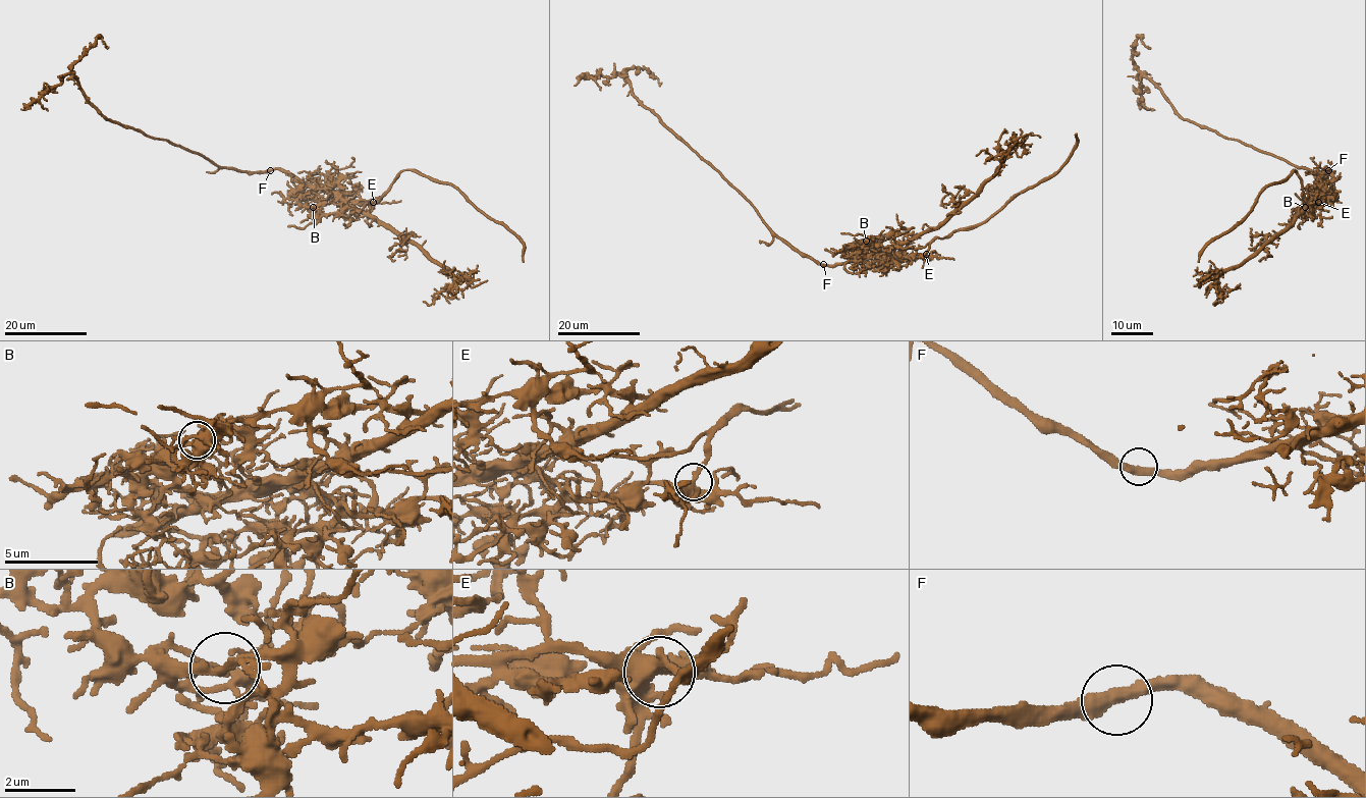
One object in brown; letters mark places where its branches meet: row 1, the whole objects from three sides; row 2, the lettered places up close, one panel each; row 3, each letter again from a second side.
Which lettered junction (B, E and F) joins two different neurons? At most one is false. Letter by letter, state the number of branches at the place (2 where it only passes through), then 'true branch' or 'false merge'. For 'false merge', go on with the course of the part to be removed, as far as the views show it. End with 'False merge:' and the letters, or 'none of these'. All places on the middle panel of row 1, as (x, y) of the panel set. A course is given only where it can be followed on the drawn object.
B: branches 2; false merge; course (866, 242), (886, 233), (902, 249), (923, 248), (955, 229), (973, 228), (1054, 174), (1076, 143), (1076, 134)
E: branches 3; true branch
F: branches 2; true branch
False merge: B

